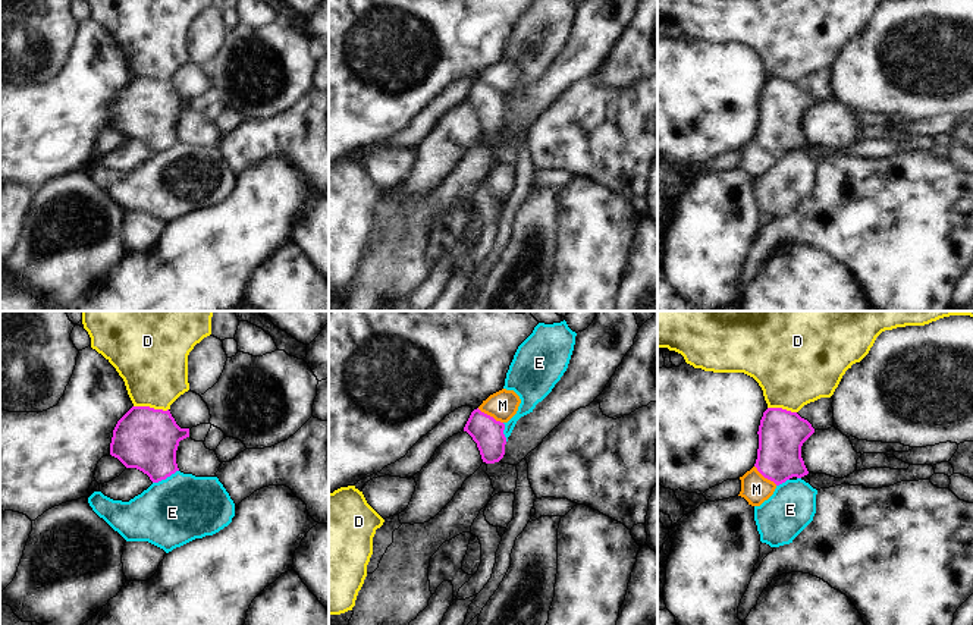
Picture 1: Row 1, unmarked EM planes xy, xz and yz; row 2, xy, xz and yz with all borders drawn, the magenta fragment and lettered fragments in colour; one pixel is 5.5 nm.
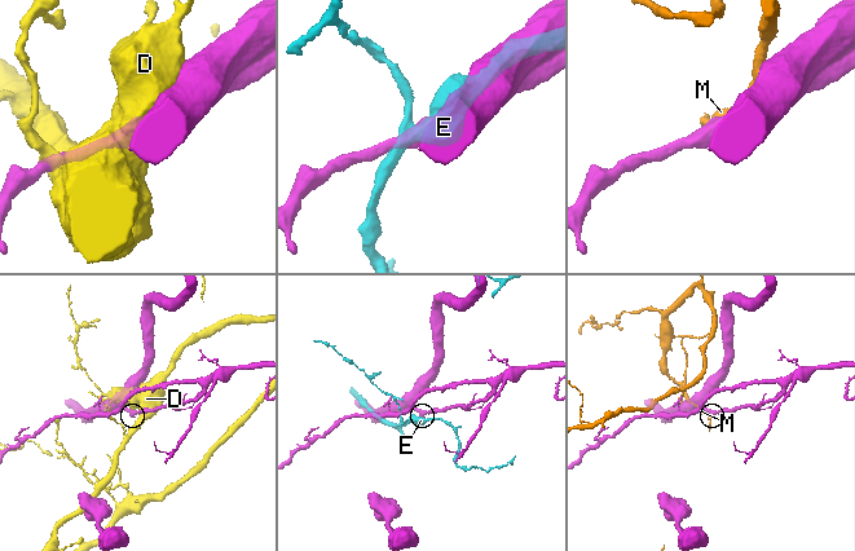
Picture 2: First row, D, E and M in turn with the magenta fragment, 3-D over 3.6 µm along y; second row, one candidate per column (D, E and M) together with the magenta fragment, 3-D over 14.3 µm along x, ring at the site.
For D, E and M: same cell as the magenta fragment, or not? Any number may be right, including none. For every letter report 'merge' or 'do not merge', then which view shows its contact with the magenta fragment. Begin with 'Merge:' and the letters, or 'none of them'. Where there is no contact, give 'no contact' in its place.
Merge: none of them
D: do not merge; contact in xy
E: do not merge; contact in xy
M: do not merge; contact in xz

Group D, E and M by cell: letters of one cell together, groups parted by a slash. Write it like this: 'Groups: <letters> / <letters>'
Groups: D / E / M

